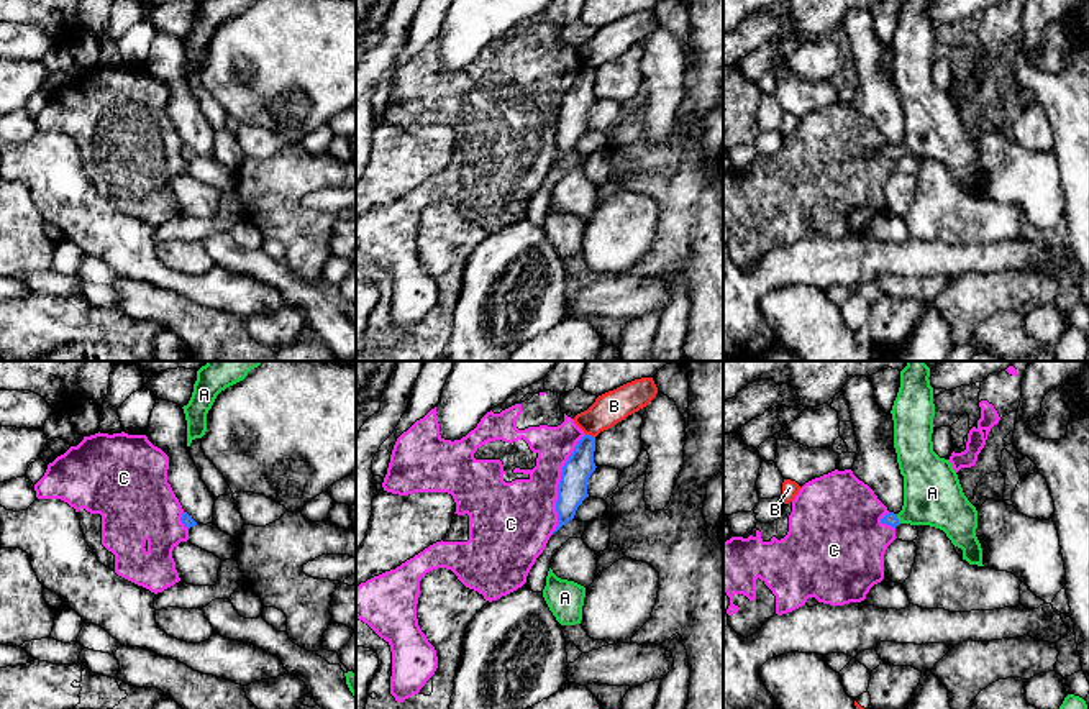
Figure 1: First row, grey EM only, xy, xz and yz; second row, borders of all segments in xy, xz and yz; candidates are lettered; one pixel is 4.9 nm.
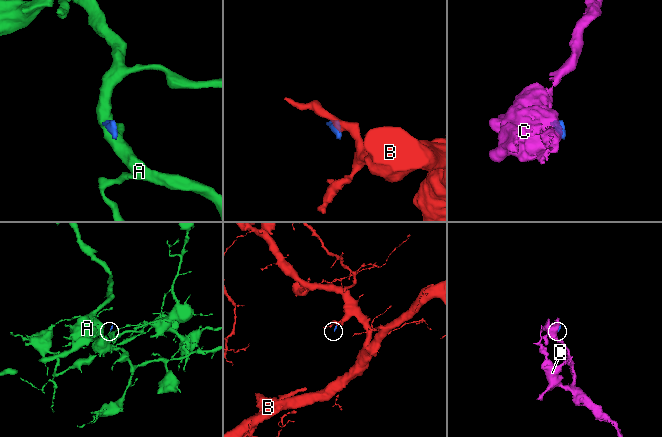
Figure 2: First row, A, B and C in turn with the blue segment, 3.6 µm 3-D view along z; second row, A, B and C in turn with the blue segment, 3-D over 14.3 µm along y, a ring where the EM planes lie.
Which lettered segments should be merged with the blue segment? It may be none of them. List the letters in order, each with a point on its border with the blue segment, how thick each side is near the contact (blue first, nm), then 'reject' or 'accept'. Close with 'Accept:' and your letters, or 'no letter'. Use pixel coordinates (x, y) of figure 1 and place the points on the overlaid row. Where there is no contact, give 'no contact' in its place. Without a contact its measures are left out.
A: yz (897, 519) | 70/280 nm | accept
B: xz (589, 435) | 140/160 nm | reject
C: xz (560, 483) | 140/340 nm | reject
Accept: A

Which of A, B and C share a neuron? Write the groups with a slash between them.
A / B / C

